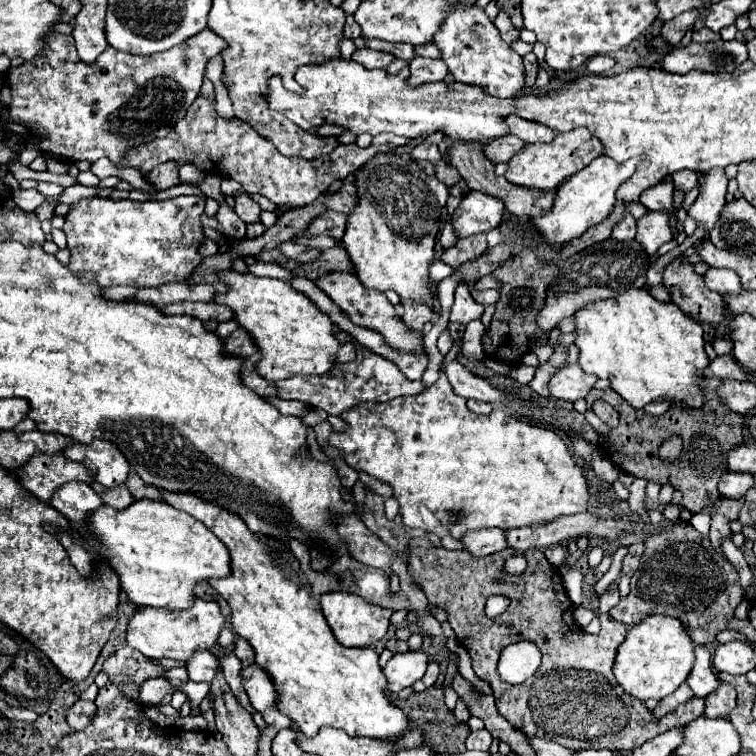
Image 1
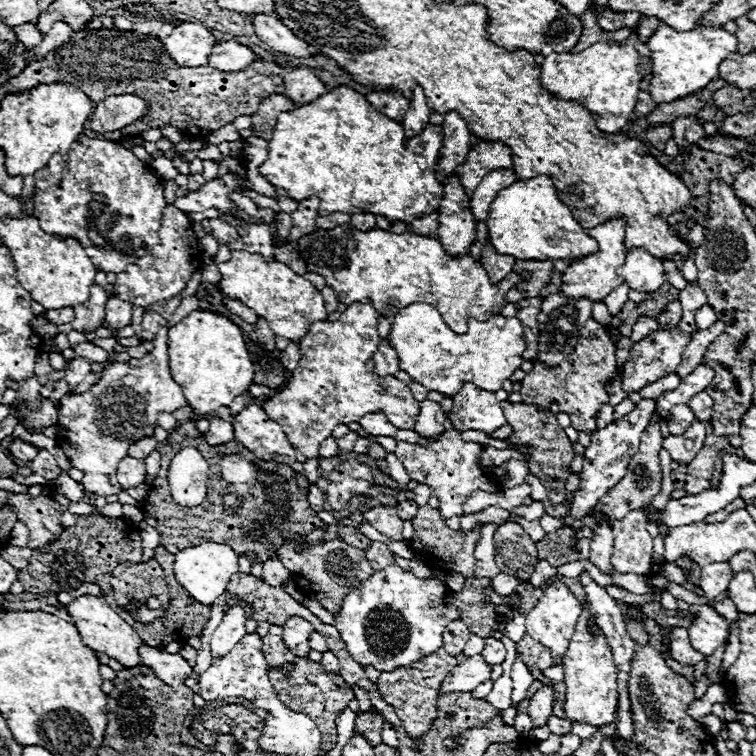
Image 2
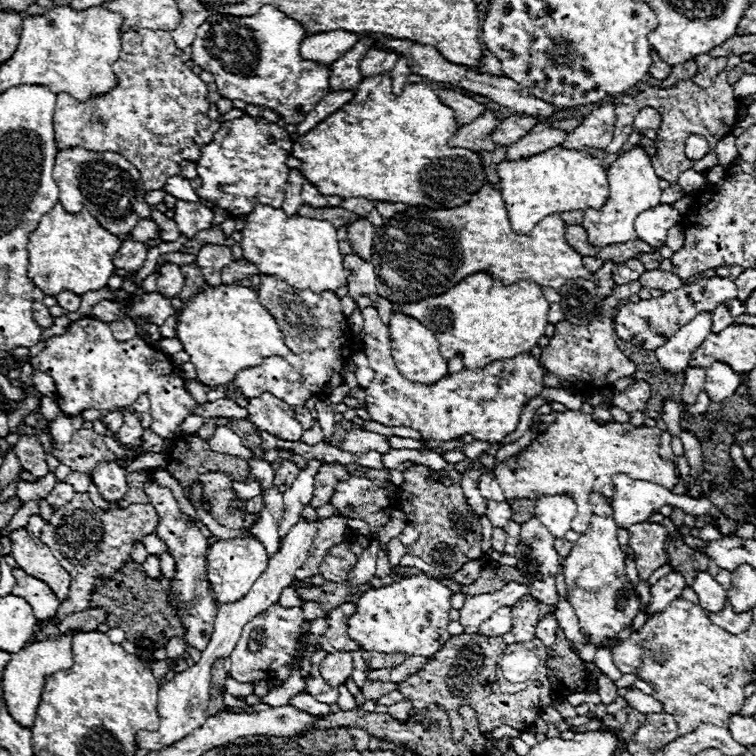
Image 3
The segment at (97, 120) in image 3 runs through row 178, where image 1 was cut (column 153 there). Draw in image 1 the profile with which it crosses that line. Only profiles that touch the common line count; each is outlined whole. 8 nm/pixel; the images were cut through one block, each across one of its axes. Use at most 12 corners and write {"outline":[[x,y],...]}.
{"outline":[[198,96],[166,138],[128,150],[148,174],[174,160],[306,206],[374,154],[380,134],[324,158],[282,156],[250,124]]}

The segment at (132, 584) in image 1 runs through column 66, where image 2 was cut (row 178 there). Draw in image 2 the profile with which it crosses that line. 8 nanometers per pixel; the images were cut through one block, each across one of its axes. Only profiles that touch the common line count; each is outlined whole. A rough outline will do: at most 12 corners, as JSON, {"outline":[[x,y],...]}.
{"outline":[[550,176],[518,180],[486,220],[516,260],[586,256],[598,242]]}

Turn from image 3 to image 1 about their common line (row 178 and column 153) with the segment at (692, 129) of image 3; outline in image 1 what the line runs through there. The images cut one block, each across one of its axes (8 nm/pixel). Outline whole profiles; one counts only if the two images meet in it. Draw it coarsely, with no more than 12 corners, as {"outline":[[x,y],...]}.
{"outline":[[122,646],[104,672],[138,698],[140,684],[164,668]]}

